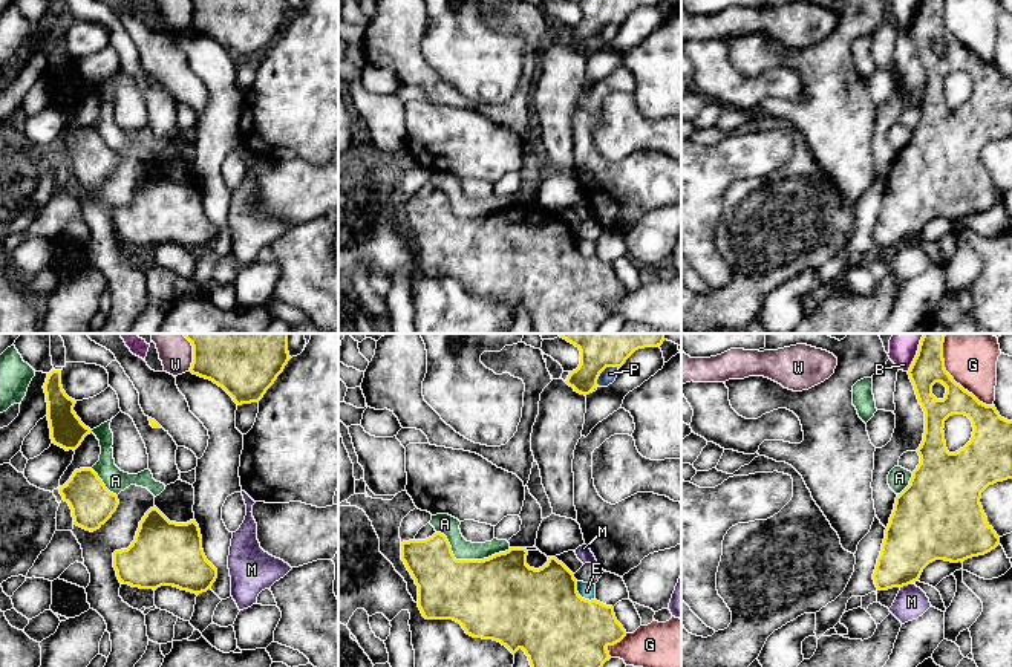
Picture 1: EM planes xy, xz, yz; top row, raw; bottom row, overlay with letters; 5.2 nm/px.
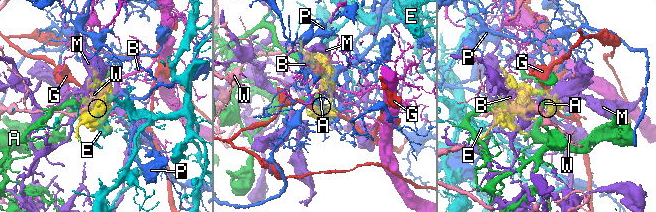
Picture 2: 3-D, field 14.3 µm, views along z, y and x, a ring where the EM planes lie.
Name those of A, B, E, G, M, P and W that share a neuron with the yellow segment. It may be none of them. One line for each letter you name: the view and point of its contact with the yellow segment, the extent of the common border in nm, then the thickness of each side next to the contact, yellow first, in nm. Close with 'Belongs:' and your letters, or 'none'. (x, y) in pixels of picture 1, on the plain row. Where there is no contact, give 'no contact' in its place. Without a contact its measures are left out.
A: meets yellow in xz at (469, 217); contact 400 nm long; 440 nm thick on the yellow side, 110 nm on the other
Belongs: A

